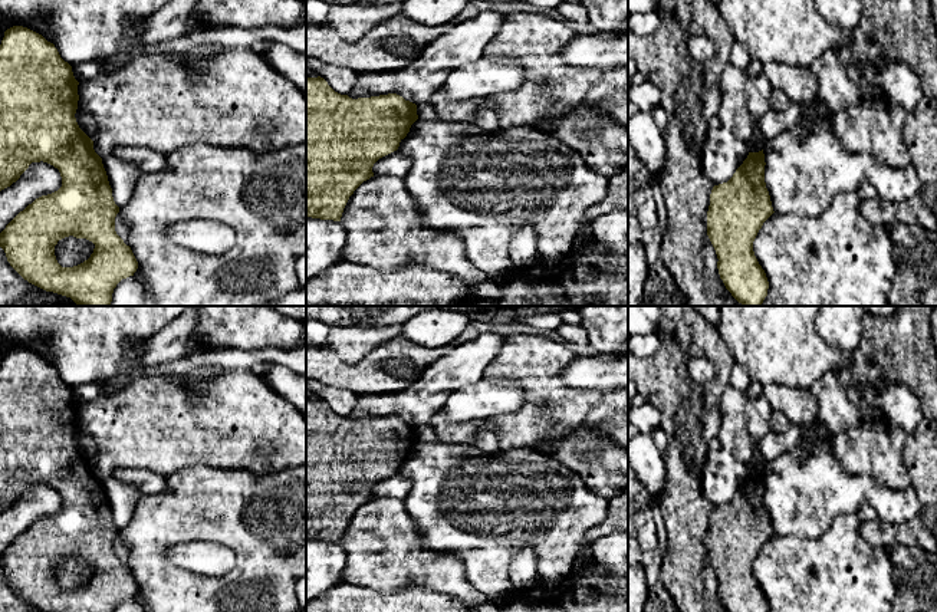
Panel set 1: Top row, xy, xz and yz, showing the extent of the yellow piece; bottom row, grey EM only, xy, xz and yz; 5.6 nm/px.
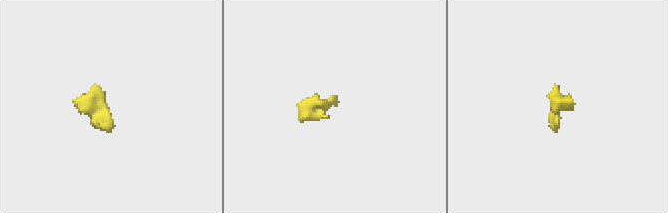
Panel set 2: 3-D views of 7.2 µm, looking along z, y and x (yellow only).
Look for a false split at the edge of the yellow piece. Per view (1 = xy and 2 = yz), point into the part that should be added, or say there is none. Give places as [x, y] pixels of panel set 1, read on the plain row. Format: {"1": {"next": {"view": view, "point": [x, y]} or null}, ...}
{"1": {"next": null}, "2": {"next": null}}

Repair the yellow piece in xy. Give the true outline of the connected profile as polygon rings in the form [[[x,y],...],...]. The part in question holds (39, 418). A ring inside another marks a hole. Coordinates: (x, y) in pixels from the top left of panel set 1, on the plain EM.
[[[23,348],[4,353],[0,366],[0,513],[16,504],[32,484],[40,483],[59,491],[62,509],[20,533],[0,555],[0,569],[10,588],[43,612],[114,612],[122,601],[134,598],[138,583],[115,553],[119,529],[102,480],[76,444],[78,407],[72,388],[42,356]],[[69,557],[86,560],[95,570],[83,585],[62,589],[55,567]]]

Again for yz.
[[[749,474],[733,499],[714,507],[707,533],[707,557],[717,576],[717,590],[727,612],[767,612],[753,563],[775,534],[765,504],[765,476]]]

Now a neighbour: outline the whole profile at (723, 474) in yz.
[[[710,451],[701,473],[703,494],[714,506],[727,504],[749,477],[747,464],[730,451]]]

